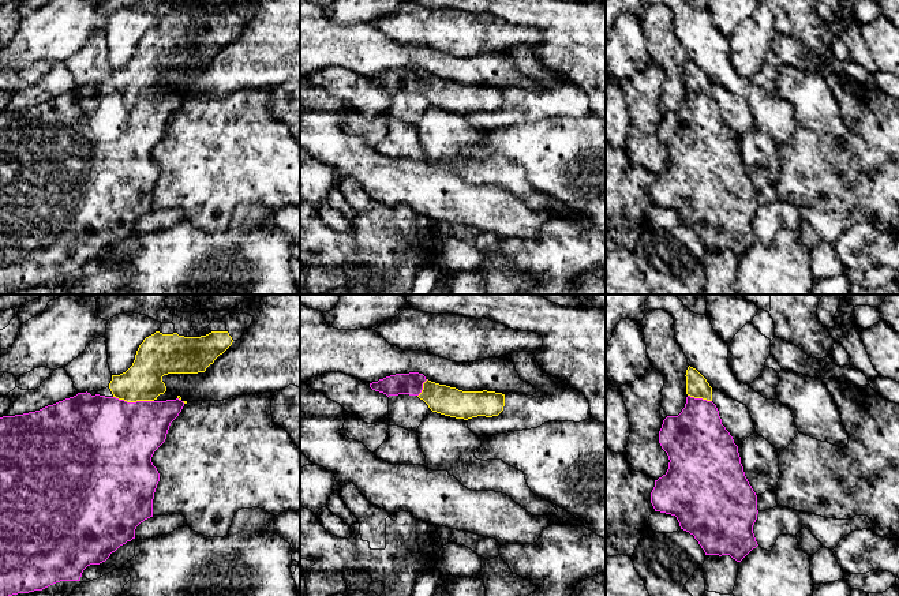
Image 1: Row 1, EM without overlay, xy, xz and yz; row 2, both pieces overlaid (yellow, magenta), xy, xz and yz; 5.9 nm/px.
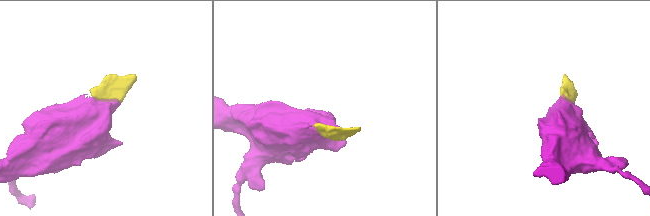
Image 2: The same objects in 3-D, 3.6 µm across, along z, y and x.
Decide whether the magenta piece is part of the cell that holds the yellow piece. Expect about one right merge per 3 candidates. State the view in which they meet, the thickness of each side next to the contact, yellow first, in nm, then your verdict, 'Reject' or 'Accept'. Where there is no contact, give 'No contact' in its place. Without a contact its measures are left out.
Touches yellow in xy. Thickness 220 nm (yellow) against 460 nm. Accept

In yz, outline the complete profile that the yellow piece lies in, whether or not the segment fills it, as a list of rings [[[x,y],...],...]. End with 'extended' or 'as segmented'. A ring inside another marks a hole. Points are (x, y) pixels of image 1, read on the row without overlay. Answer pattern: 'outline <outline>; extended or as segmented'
outline [[[690,60],[685,71],[685,102],[678,110],[667,110],[659,125],[659,138],[670,157],[667,166],[655,175],[651,198],[655,206],[675,210],[681,224],[694,230],[705,250],[730,250],[741,256],[758,240],[753,228],[757,190],[745,170],[738,140],[712,97],[712,82]]]; extended

